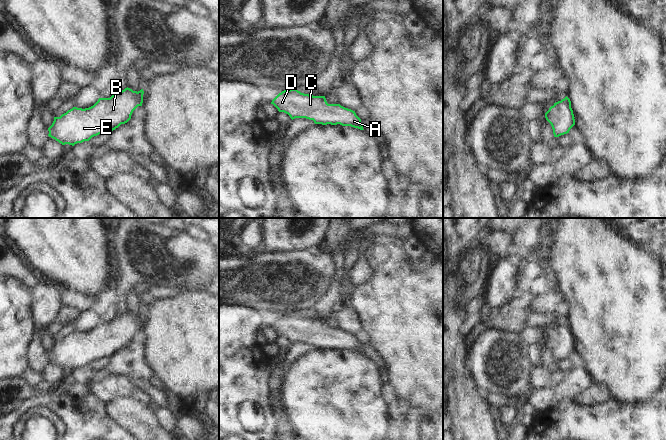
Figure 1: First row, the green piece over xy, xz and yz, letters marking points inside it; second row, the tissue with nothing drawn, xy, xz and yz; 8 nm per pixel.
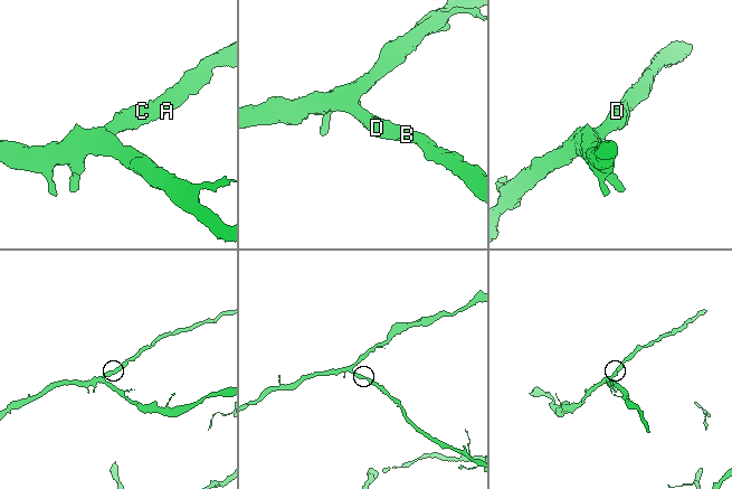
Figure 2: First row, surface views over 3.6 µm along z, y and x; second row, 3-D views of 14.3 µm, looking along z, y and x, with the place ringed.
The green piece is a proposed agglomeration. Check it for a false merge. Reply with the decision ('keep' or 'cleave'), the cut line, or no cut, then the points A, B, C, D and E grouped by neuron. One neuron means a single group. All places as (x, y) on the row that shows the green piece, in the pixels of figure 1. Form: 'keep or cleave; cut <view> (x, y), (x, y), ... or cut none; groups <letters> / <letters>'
keep; cut none; groups A B C D E

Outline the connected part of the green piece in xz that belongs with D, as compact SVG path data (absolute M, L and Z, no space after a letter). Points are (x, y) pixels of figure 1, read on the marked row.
M297 89L284 90L271 102L279 112L284 112L293 120L306 118L315 124L351 126L363 129L361 119L355 111L340 104L328 104L325 96L304 94Z

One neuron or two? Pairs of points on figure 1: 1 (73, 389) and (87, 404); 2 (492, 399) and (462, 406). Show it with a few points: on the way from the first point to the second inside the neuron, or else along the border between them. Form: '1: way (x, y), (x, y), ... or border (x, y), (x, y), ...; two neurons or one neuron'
1: border (65, 393), (76, 397), (89, 394); two neurons
2: border (485, 398), (491, 407); two neurons

